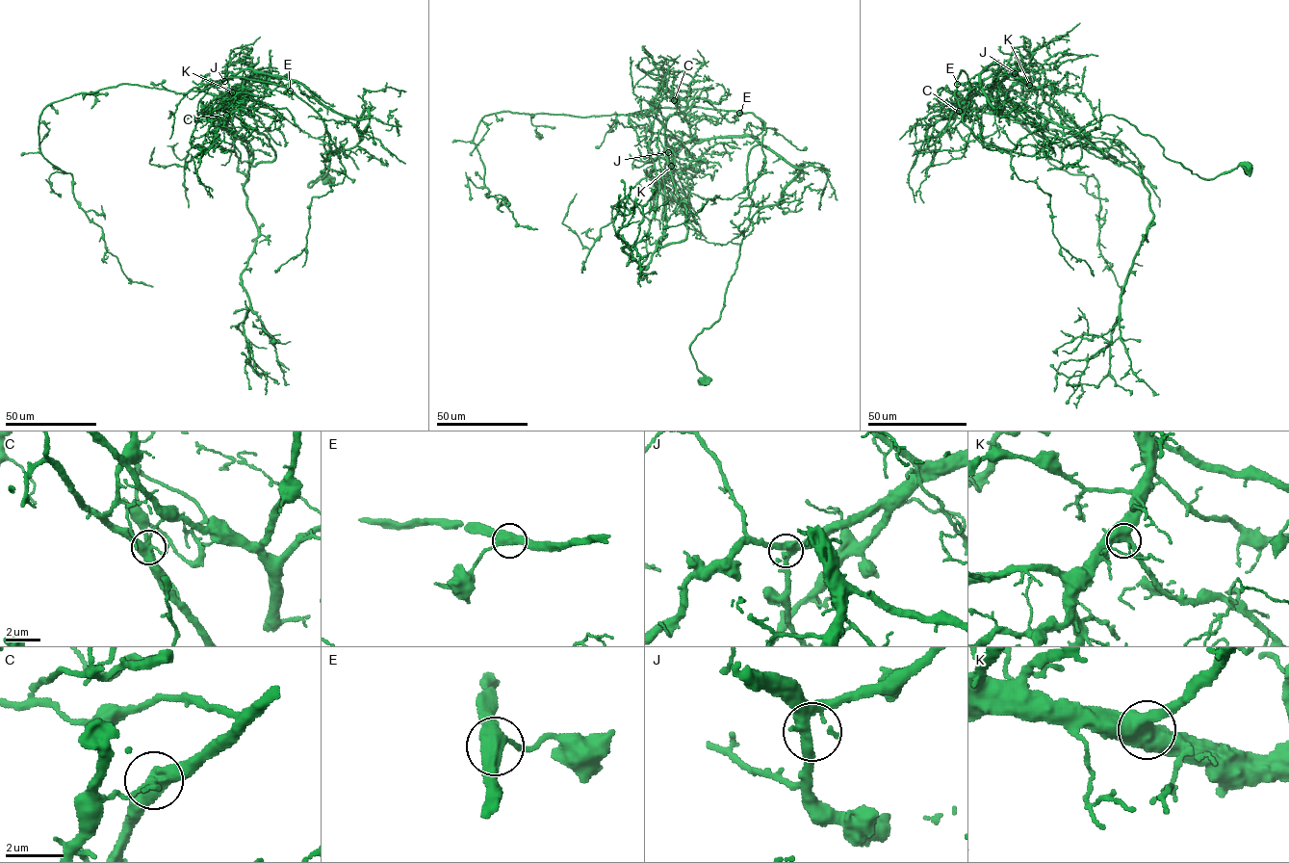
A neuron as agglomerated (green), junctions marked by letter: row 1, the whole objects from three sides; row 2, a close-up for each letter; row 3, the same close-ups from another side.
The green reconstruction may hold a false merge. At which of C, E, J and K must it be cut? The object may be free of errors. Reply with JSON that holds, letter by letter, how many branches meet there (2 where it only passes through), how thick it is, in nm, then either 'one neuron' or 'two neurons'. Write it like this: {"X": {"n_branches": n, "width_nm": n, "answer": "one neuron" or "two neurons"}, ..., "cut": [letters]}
{"C": {"n_branches": 4, "width_nm": 420, "answer": "two neurons"}, "E": {"n_branches": 3, "width_nm": 440, "answer": "one neuron"}, "J": {"n_branches": 4, "width_nm": 320, "answer": "one neuron"}, "K": {"n_branches": 3, "width_nm": 480, "answer": "one neuron"}, "cut": ["C"]}

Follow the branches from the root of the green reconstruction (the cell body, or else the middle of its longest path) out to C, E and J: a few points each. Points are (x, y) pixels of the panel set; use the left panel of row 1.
C: (326, 178), (308, 186), (328, 170), (325, 124), (352, 148), (366, 110), (348, 117), (253, 72), (226, 115)
E: (326, 178), (308, 186), (328, 170), (325, 124), (342, 149), (322, 157), (330, 148), (322, 119), (290, 91)
J: (326, 178), (308, 186), (328, 170), (325, 124), (352, 148), (366, 110), (348, 117), (249, 69), (224, 81)

